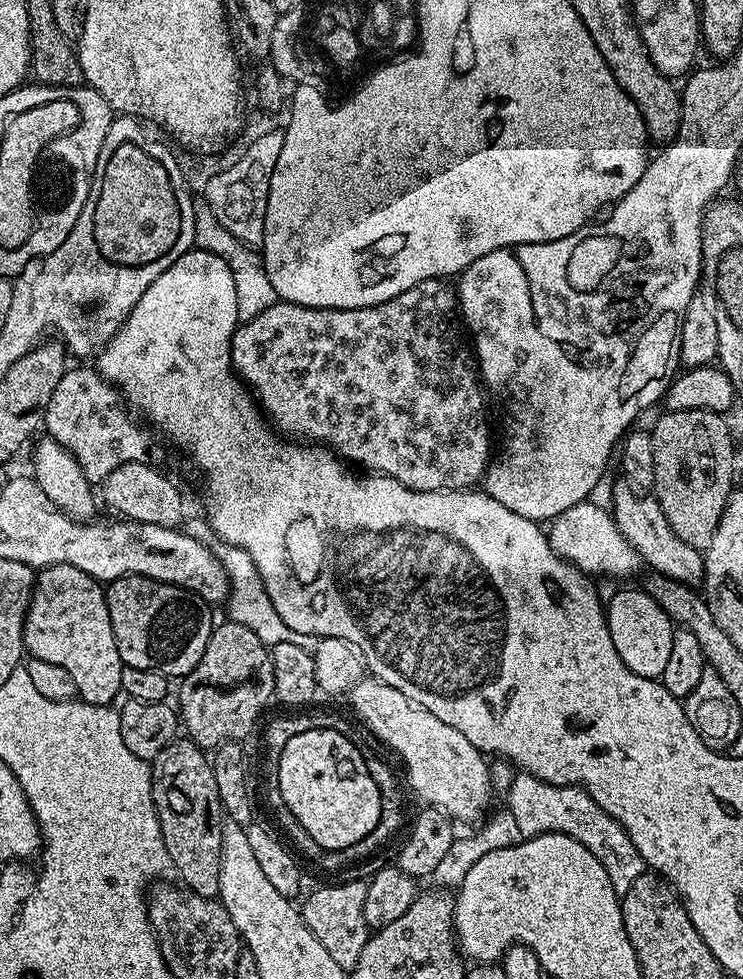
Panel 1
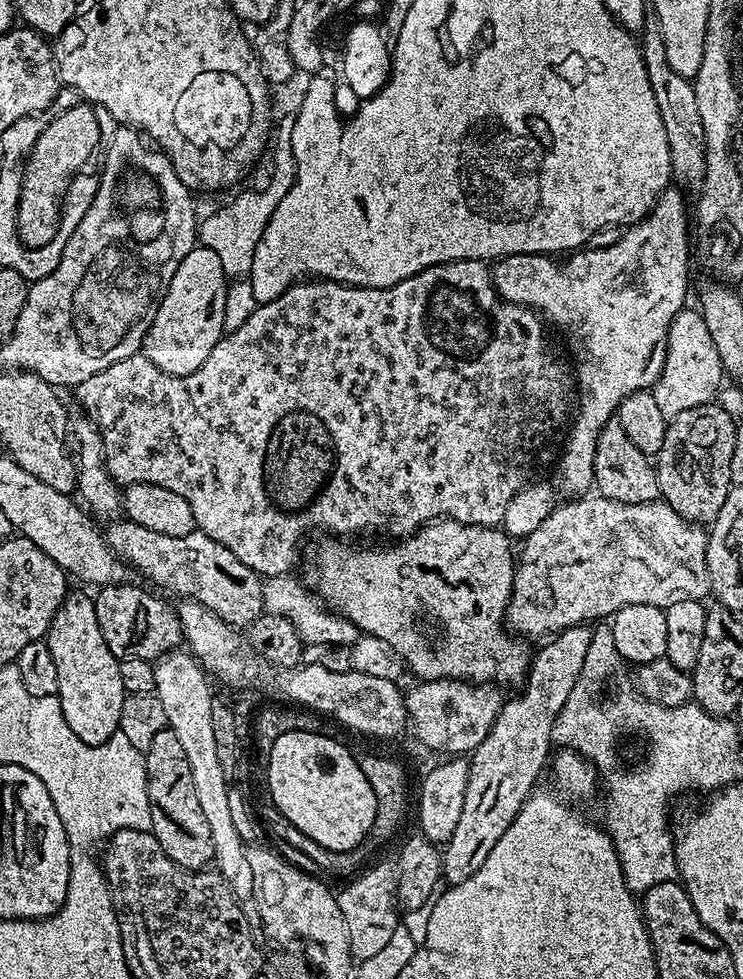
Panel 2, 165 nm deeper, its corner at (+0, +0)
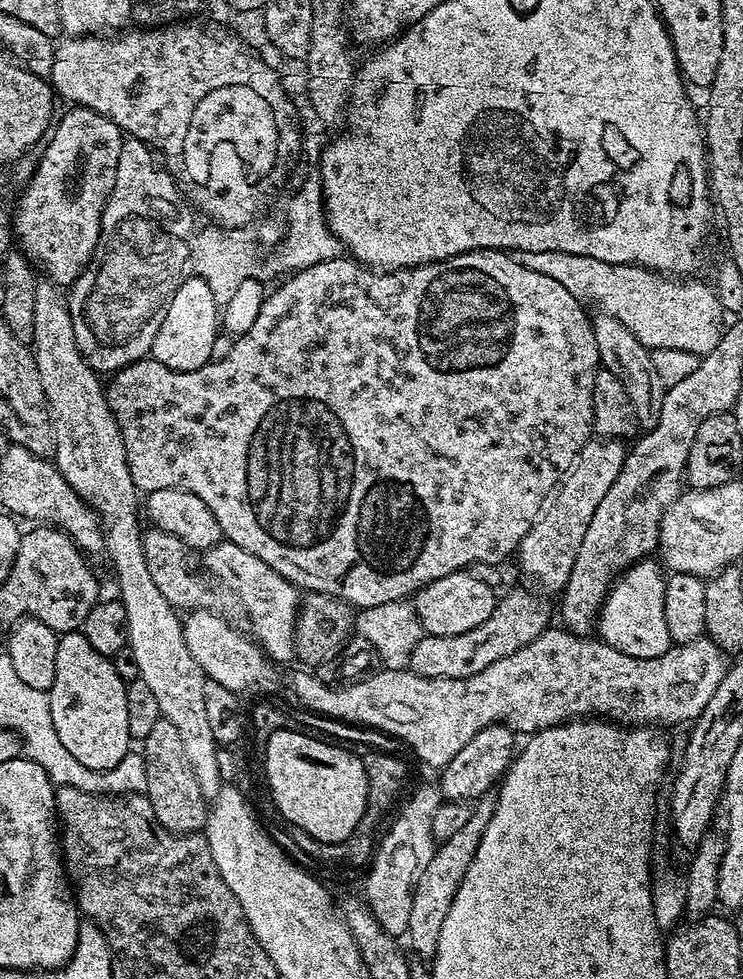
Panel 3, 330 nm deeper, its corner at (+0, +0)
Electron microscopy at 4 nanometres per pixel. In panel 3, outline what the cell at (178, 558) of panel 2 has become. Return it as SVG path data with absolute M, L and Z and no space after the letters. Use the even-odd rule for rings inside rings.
M215 544L212 548L203 549L202 556L205 570L218 583L225 584L236 595L237 602L244 607L244 612L252 623L251 635L259 642L268 658L277 665L293 663L296 660L296 647L292 635L296 629L296 613L300 611L302 603L302 596L296 585L270 570L270 566L262 562L262 558L254 558L254 554L242 550L242 546L237 544Z

